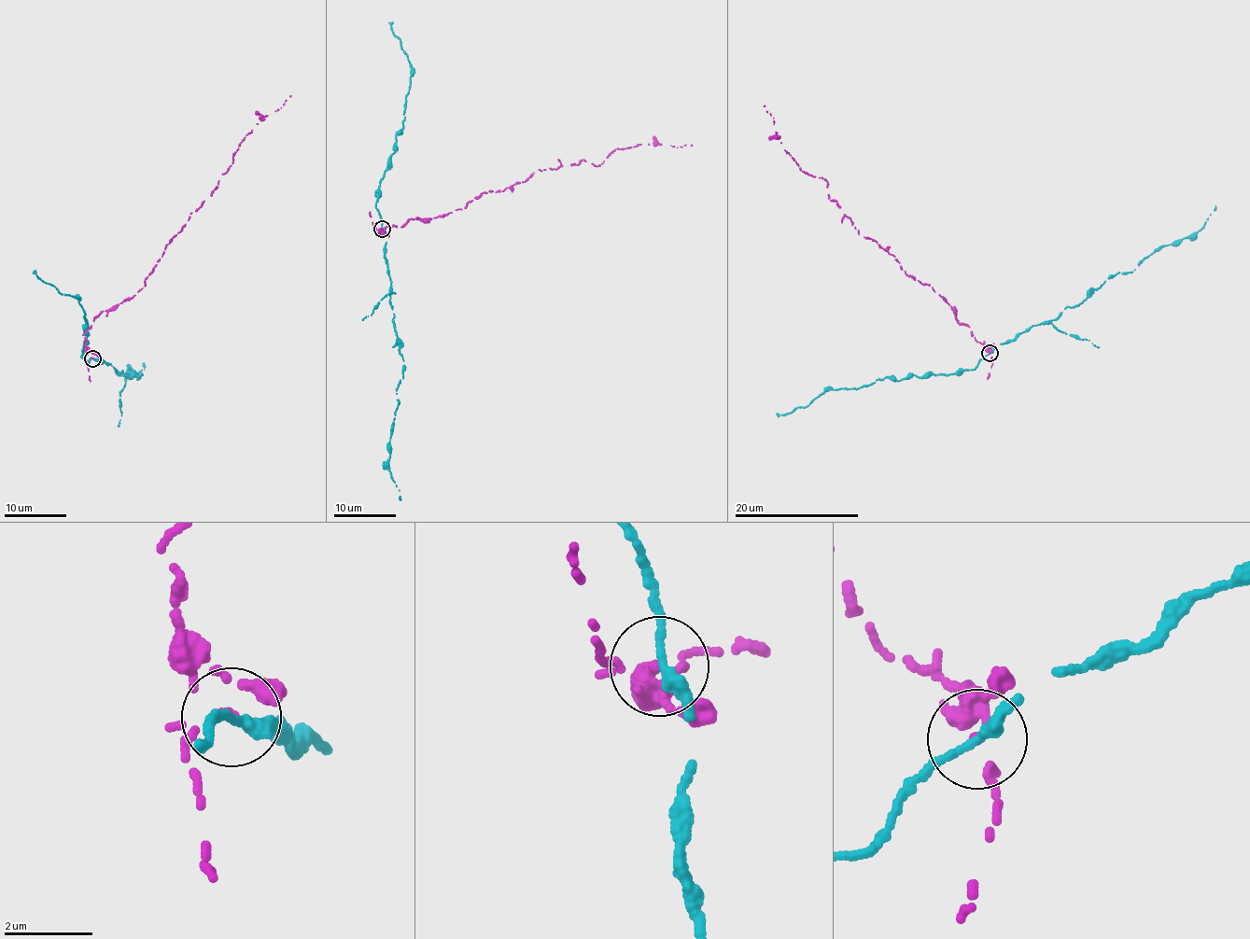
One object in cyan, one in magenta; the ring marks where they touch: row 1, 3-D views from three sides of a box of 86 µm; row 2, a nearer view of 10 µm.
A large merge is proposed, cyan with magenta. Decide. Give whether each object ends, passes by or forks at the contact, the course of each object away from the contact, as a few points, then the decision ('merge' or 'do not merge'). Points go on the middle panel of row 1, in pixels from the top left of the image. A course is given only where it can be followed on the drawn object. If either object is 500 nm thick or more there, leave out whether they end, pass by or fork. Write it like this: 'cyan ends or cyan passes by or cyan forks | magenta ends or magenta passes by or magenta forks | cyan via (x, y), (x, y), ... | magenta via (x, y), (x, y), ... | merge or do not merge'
cyan passes by | magenta ends | cyan via (382, 229), (393, 327), (403, 357), (388, 460), (400, 499) | magenta via (382, 229), (374, 229), (466, 206), (538, 169), (582, 160), (596, 166), (617, 148), (640, 144), (691, 145) | do not merge

